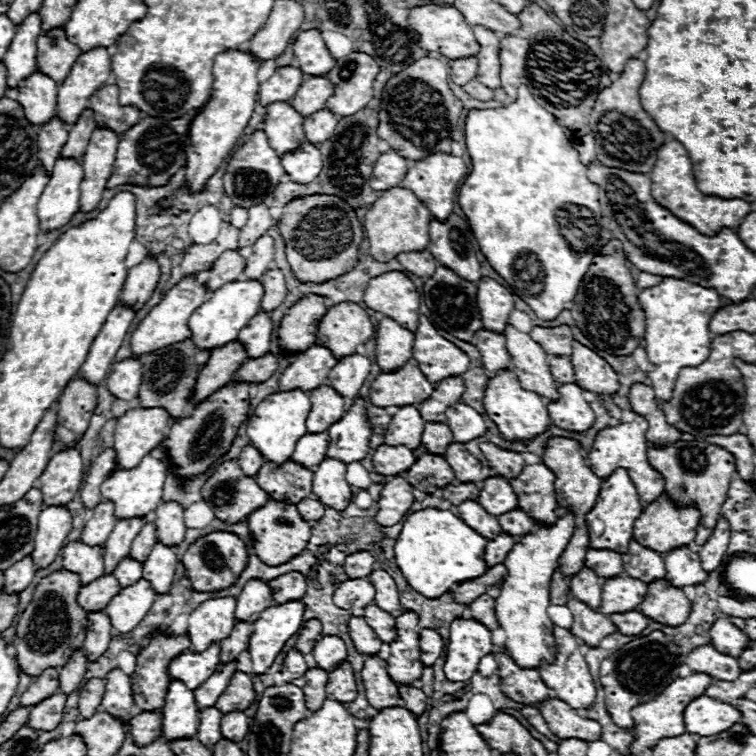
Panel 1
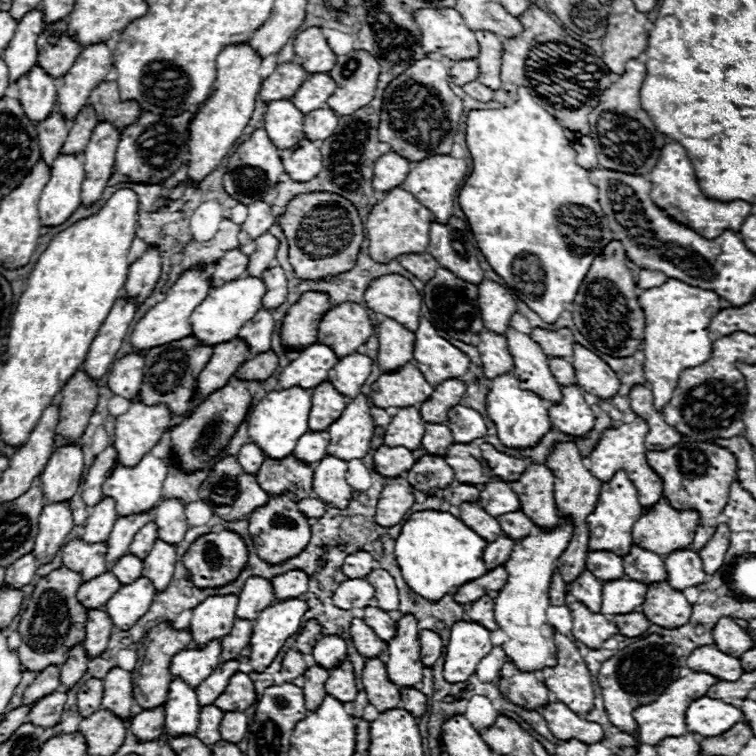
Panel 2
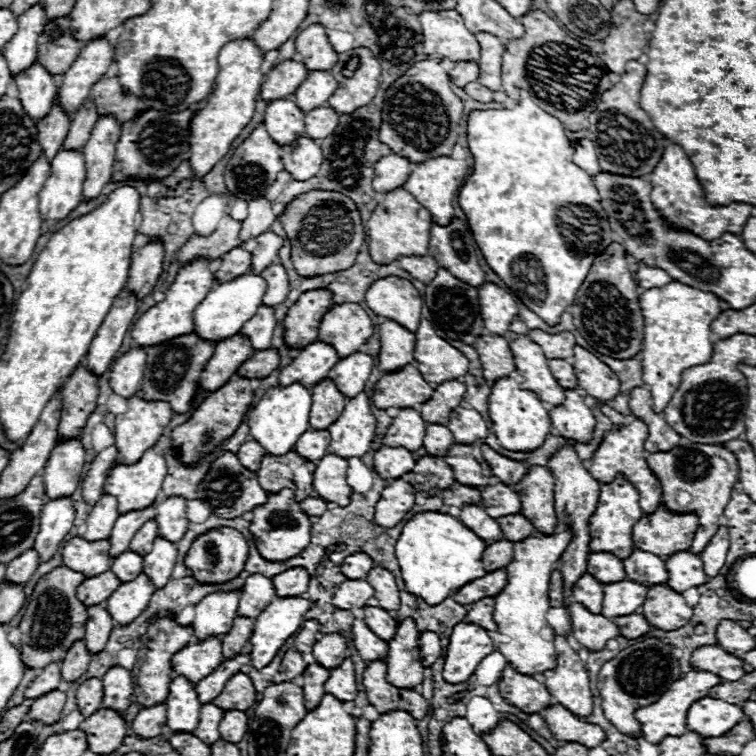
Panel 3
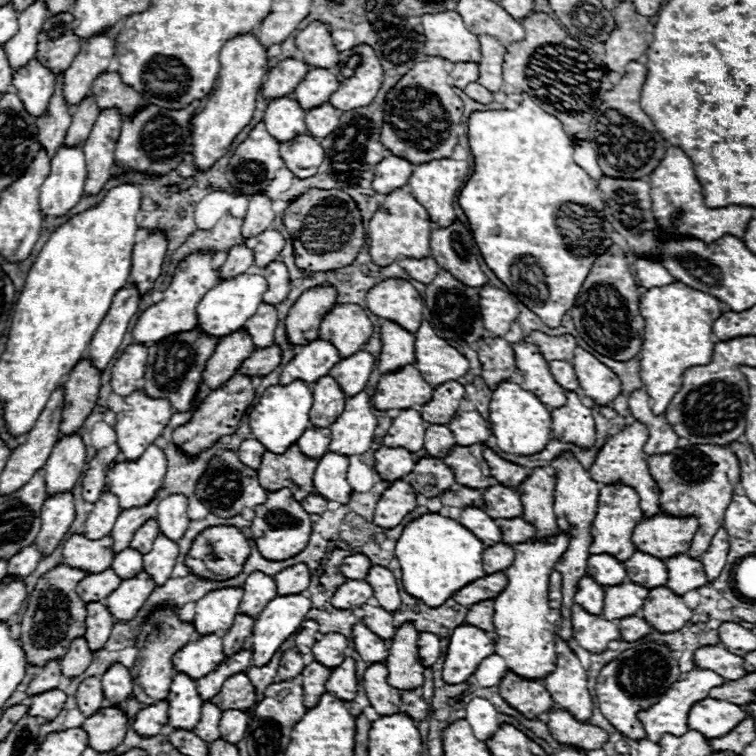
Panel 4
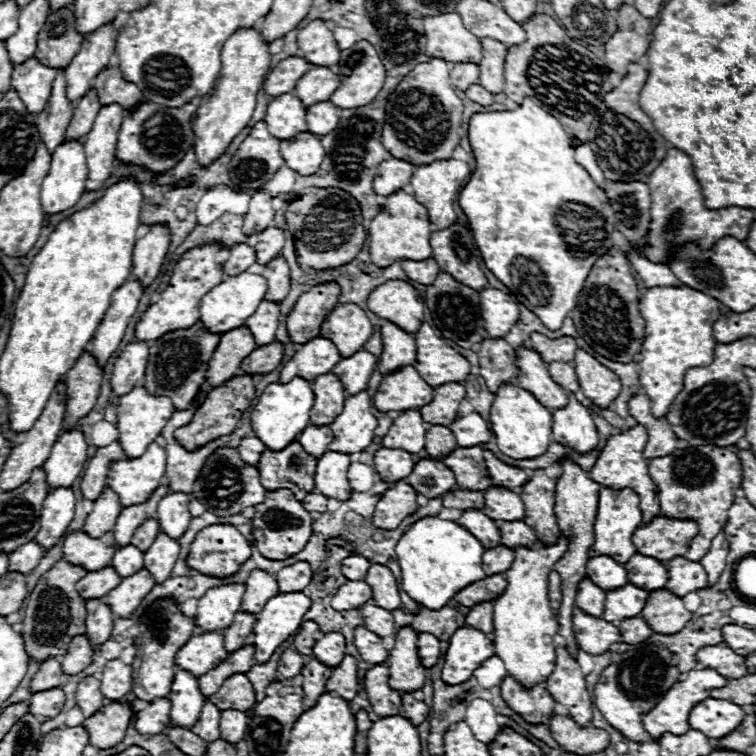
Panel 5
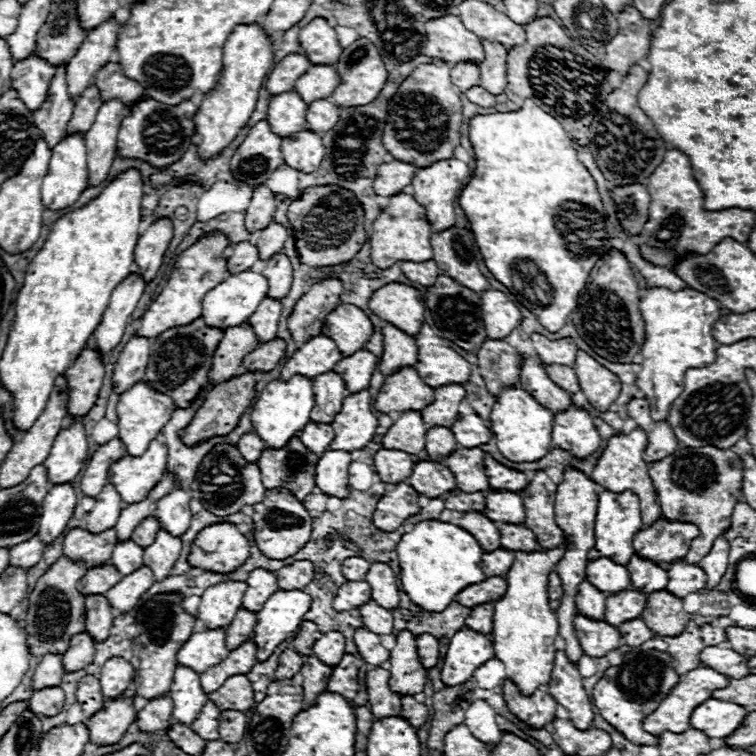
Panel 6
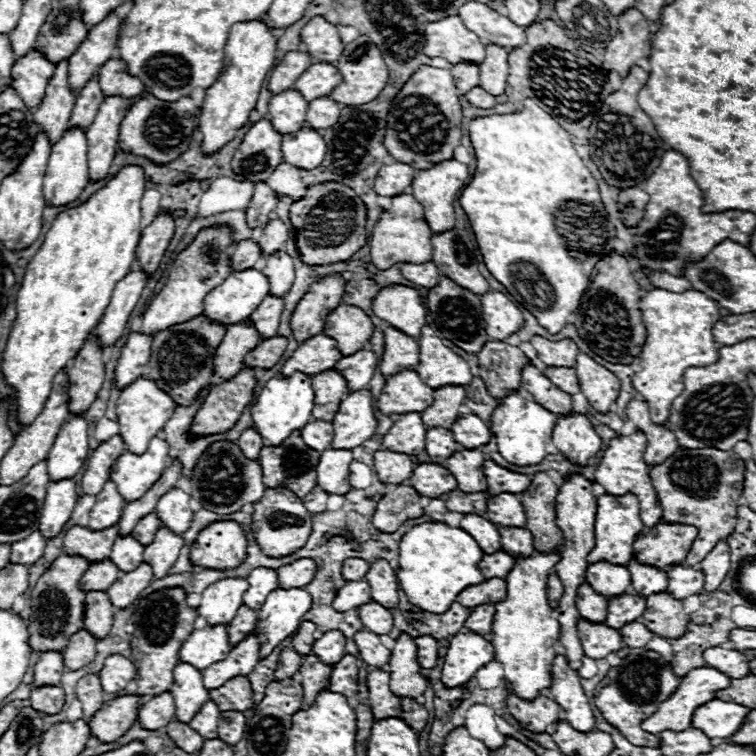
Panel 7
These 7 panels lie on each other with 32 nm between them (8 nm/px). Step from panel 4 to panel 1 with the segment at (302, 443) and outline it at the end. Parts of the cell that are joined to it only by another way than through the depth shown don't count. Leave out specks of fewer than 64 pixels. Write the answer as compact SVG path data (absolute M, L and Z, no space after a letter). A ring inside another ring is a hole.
M326 432L306 434L306 436L302 436L302 440L298 440L292 460L296 464L302 464L304 468L316 468L326 458L328 442L330 442L330 438Z

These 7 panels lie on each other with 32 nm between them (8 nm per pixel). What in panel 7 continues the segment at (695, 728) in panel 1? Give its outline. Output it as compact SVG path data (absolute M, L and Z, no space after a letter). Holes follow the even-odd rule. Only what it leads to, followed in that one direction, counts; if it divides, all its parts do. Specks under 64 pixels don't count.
M708 700L700 708L694 710L692 726L702 730L708 738L730 738L748 716L748 708L736 702L724 702L724 700Z

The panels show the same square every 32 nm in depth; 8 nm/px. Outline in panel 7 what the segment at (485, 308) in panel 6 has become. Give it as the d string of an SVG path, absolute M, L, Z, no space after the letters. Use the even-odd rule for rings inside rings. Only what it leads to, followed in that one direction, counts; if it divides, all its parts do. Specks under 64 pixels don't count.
M490 290L480 296L482 300L482 320L486 326L486 334L492 340L506 340L512 332L516 332L522 324L522 312L516 308L506 294Z

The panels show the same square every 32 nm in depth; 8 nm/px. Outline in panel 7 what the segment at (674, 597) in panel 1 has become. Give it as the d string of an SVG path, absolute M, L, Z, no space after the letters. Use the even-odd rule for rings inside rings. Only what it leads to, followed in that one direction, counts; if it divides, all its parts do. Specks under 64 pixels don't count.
M658 592L646 598L646 612L642 624L662 638L680 638L686 632L690 614L684 612L682 600L676 600L668 592Z

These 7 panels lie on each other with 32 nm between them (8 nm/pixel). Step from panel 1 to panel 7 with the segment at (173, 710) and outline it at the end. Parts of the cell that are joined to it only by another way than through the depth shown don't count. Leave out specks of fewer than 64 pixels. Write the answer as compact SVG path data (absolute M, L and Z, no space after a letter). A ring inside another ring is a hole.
M182 662L174 668L174 688L170 688L170 694L174 696L176 706L174 718L186 724L194 718L194 712L210 700L210 694L202 684L202 674L194 666Z

